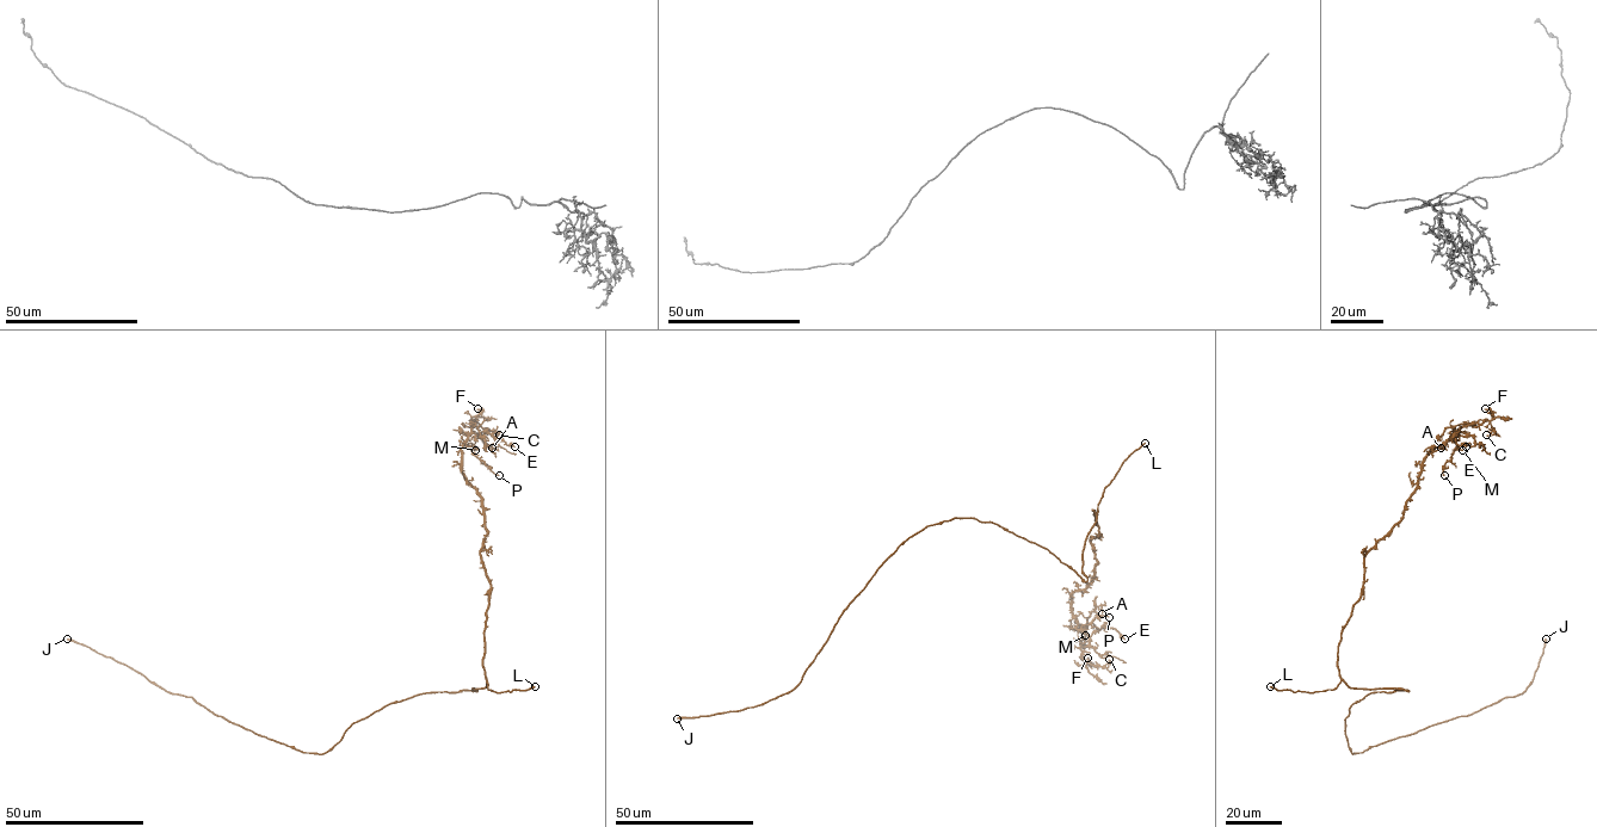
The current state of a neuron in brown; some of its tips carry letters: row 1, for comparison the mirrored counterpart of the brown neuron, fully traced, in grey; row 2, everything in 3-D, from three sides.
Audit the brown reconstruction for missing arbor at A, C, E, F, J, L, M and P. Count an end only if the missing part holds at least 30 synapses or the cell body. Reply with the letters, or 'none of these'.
J

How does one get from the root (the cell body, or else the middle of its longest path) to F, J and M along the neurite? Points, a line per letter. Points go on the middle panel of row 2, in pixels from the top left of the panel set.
F: (1042, 547), (1086, 581), (1083, 549), (1095, 511), (1095, 574), (1071, 594), (1085, 666), (1087, 658)
J: (1042, 547), (973, 518), (926, 525), (879, 568), (794, 689), (752, 708), (677, 719)
M: (1042, 547), (1086, 581), (1083, 549), (1095, 511), (1095, 574), (1071, 594), (1074, 628), (1085, 635)

